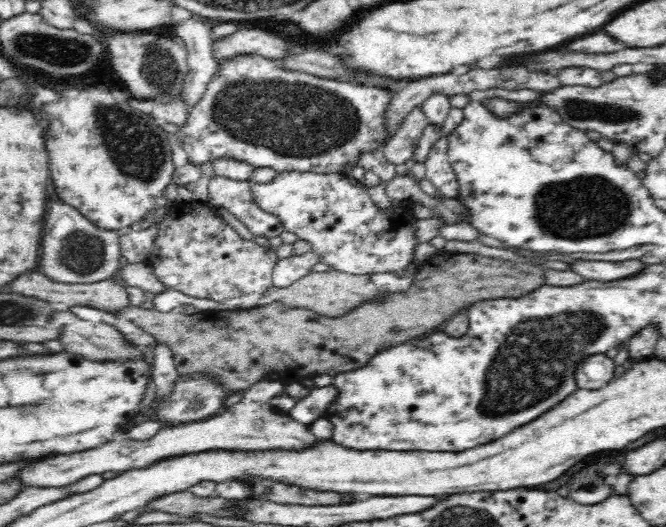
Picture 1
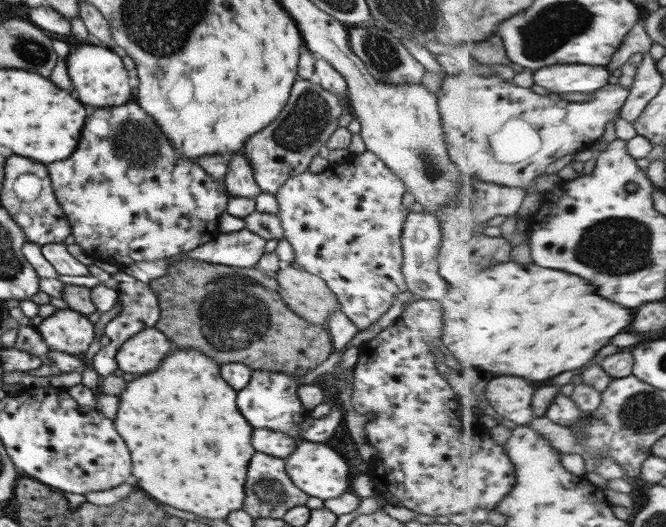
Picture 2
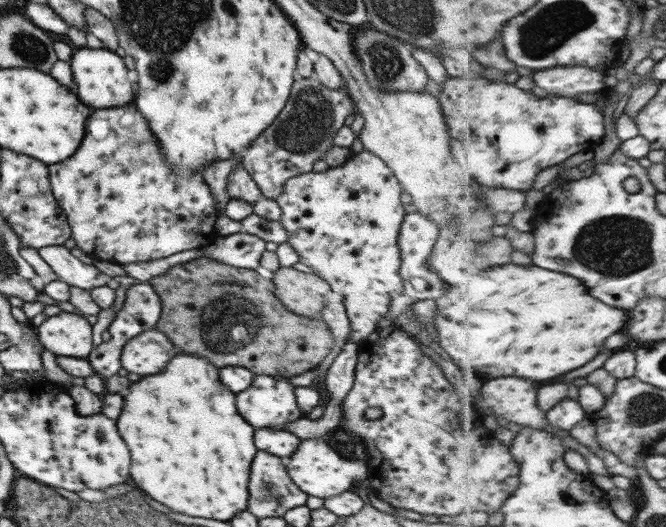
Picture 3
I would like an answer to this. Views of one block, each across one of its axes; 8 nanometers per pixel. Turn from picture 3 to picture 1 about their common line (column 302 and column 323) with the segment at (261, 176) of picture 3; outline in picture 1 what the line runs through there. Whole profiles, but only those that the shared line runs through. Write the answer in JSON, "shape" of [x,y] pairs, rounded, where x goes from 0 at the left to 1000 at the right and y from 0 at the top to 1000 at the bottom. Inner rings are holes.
{"shape":[[[354,104],[350,112],[329,112],[329,127],[321,137],[315,156],[311,159],[303,186],[284,207],[279,235],[270,241],[264,250],[267,266],[272,268],[270,281],[279,288],[278,306],[293,313],[309,307],[321,307],[327,300],[342,298],[354,306],[377,311],[383,319],[405,317],[413,324],[447,324],[470,326],[477,330],[514,328],[512,319],[518,313],[538,315],[539,296],[545,288],[563,287],[571,283],[575,273],[586,264],[589,254],[581,250],[577,235],[577,211],[584,199],[587,182],[592,175],[581,167],[568,167],[566,163],[538,159],[527,154],[514,154],[506,150],[488,150],[462,139],[426,131],[420,120],[408,118],[407,112],[398,112],[390,104]]]}

